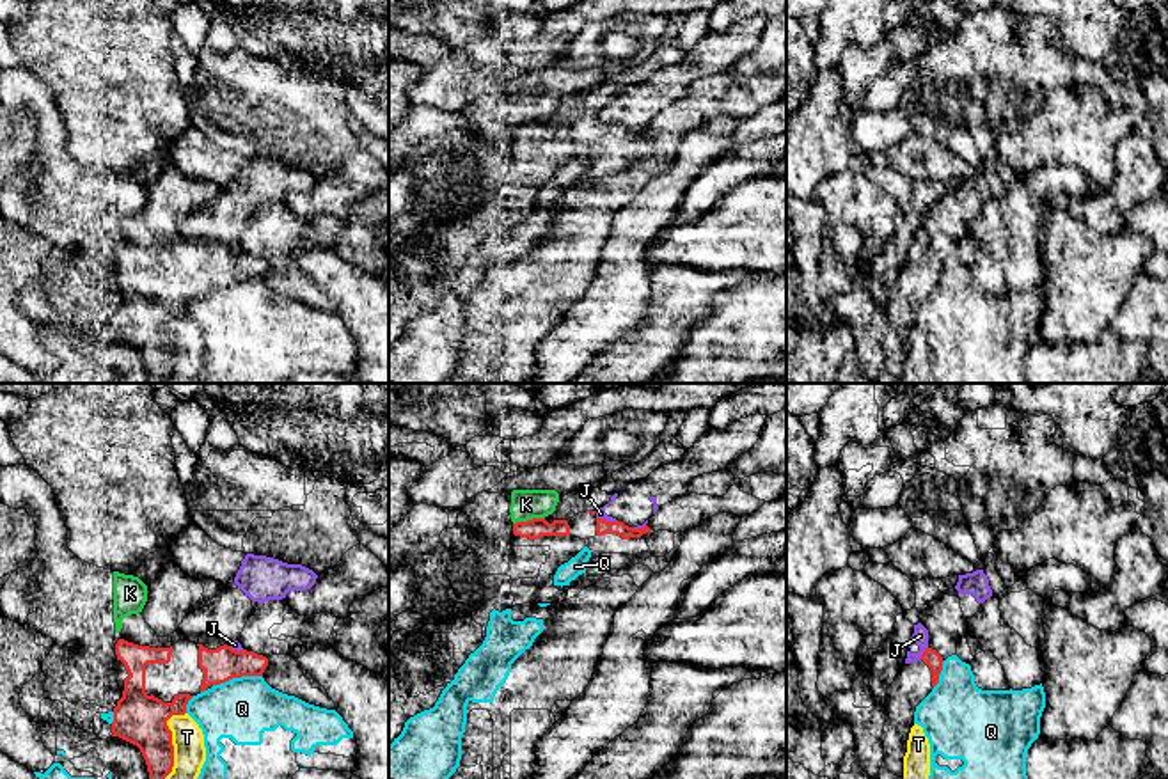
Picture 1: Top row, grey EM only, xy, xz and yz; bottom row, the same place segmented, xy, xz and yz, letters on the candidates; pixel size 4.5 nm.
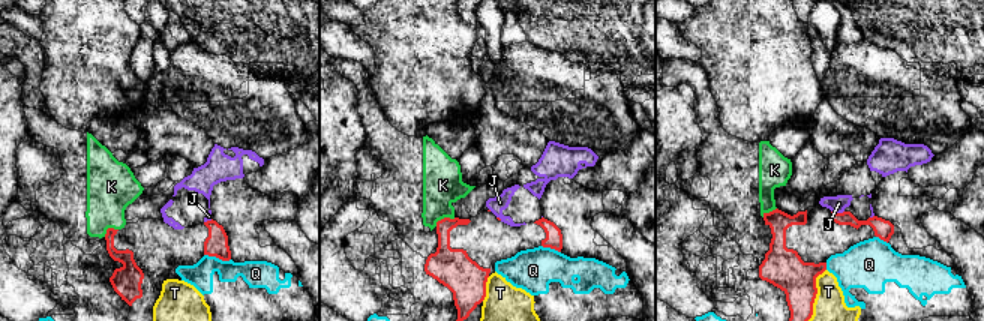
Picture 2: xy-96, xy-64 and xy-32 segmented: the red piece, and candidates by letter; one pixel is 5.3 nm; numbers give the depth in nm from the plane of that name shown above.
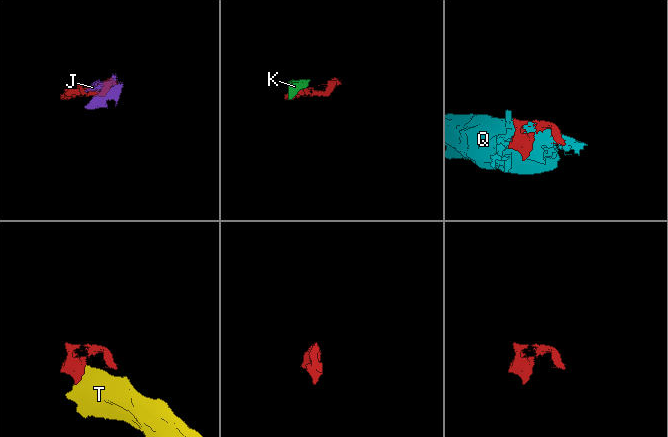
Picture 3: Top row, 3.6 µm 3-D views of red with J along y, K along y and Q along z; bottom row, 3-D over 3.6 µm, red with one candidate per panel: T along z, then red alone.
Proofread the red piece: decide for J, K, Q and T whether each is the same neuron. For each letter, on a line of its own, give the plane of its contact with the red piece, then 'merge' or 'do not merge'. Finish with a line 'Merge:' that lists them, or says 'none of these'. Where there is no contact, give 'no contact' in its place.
J: contact in xz; do not merge
K: contact in xz; do not merge
Q: contact in xy; do not merge
T: contact in xy; do not merge
Merge: none of these

